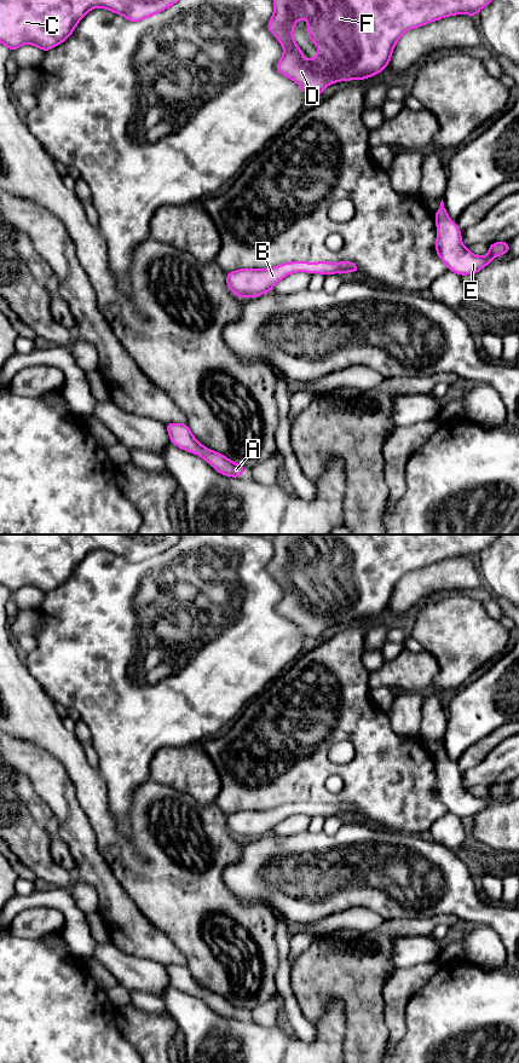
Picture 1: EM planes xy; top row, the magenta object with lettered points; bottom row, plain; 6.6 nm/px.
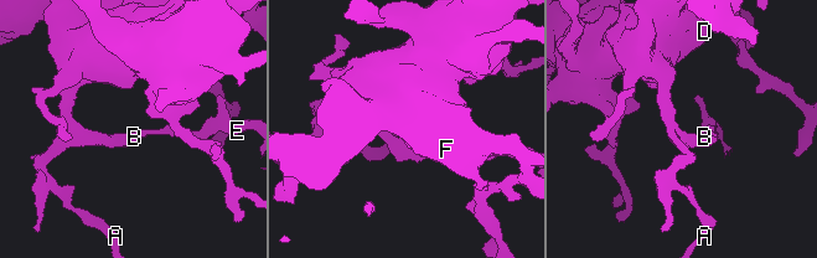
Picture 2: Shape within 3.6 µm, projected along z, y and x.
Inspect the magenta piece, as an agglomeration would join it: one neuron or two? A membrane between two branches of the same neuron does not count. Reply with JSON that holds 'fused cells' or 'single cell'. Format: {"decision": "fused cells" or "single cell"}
{"decision": "single cell"}

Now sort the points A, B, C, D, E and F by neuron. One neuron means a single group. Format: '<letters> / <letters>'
A B C D E F

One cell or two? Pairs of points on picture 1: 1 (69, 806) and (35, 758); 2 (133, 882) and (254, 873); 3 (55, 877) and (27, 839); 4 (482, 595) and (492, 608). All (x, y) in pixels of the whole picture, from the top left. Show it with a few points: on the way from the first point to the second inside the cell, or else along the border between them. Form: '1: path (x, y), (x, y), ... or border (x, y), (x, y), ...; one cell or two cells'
1: path (59, 793), (44, 770); one cell
2: border (240, 853), (223, 872), (237, 899); two cells
3: path (45, 867), (33, 849); one cell
4: path (485, 599), (491, 605); one cell

